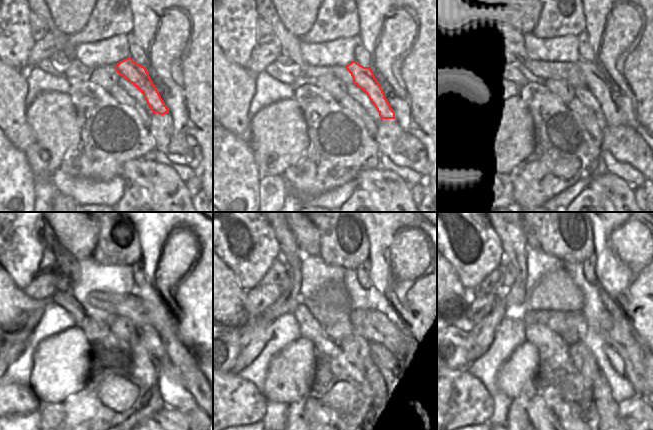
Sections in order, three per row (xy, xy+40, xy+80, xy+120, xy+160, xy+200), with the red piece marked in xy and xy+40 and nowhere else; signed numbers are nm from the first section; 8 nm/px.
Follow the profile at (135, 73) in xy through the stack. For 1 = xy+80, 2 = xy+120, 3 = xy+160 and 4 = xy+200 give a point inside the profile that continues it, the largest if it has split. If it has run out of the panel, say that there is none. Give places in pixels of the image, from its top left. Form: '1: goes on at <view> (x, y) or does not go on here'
1: goes on at xy+80 (595, 82)
2: goes on at xy+120 (156, 314)
3: goes on at xy+160 (377, 323)
4: goes on at xy+200 (621, 338)

